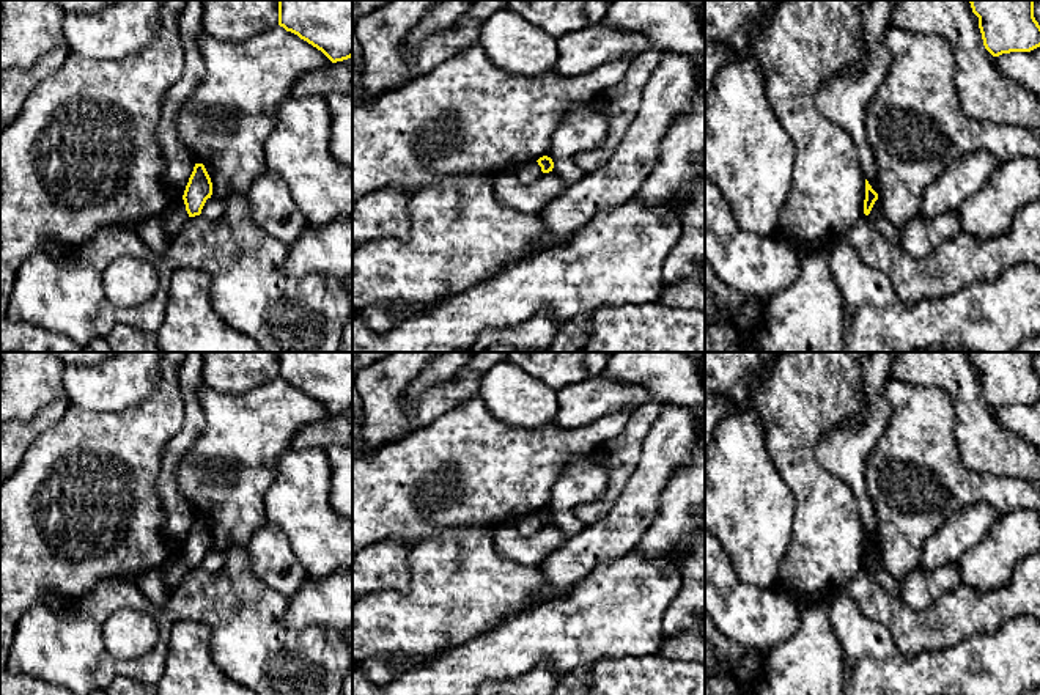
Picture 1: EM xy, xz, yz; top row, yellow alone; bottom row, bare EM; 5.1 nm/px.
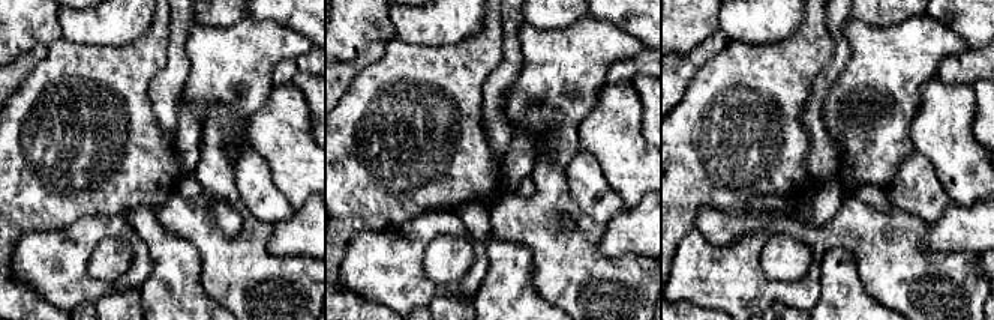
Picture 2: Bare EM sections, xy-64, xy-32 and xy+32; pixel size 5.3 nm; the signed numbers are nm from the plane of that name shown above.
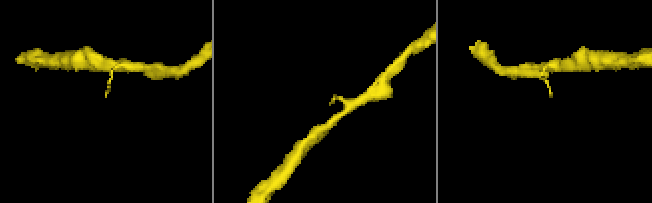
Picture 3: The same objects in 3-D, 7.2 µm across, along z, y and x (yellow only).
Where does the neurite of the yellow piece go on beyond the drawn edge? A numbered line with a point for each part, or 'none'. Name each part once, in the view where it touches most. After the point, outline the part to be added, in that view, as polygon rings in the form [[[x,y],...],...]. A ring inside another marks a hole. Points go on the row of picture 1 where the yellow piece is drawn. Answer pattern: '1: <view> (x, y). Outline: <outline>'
none

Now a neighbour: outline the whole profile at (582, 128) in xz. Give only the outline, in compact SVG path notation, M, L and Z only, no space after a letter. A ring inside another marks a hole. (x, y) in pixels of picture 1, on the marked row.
M574 104L562 118L551 142L552 171L566 182L582 179L587 173L573 162L573 156L598 149L606 138L606 120L593 104Z

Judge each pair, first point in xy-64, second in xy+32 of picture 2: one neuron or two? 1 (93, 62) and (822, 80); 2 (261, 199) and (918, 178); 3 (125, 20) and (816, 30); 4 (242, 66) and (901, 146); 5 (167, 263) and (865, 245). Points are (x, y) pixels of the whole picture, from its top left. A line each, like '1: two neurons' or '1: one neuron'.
1: two neurons
2: one neuron
3: two neurons
4: one neuron
5: two neurons

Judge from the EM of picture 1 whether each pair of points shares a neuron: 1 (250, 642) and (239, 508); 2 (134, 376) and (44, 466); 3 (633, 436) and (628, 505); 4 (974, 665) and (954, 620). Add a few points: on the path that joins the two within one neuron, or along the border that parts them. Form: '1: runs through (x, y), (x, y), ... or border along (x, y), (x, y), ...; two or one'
1: border along (246, 544), (232, 544), (224, 552); two
2: border along (71, 403), (103, 411), (121, 411), (137, 406); two
3: border along (644, 441), (641, 461), (612, 508); two
4: border along (998, 628), (929, 653); two

